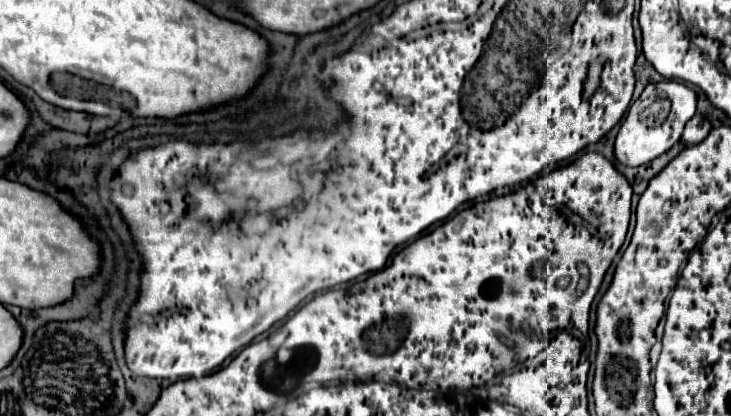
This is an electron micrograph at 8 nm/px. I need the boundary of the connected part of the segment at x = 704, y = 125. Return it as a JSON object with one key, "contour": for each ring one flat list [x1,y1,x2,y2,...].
{"contour":[[695,114,695,116,689,120,689,124,685,126,683,136,681,136,681,142,683,142,685,146,695,146,695,144,699,144,699,142,705,140,705,136,709,134,709,130,711,130,711,124,709,124,703,116]]}

